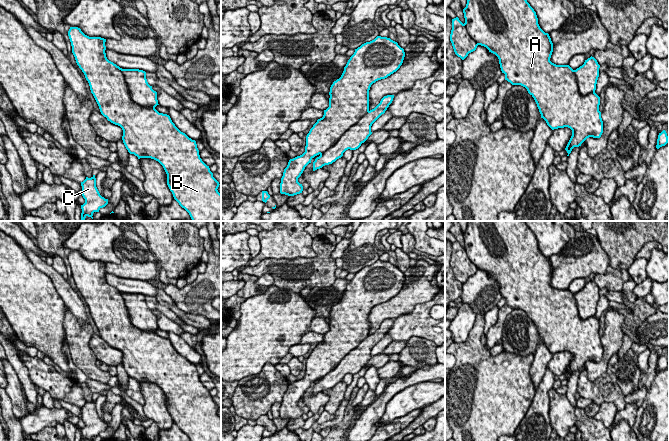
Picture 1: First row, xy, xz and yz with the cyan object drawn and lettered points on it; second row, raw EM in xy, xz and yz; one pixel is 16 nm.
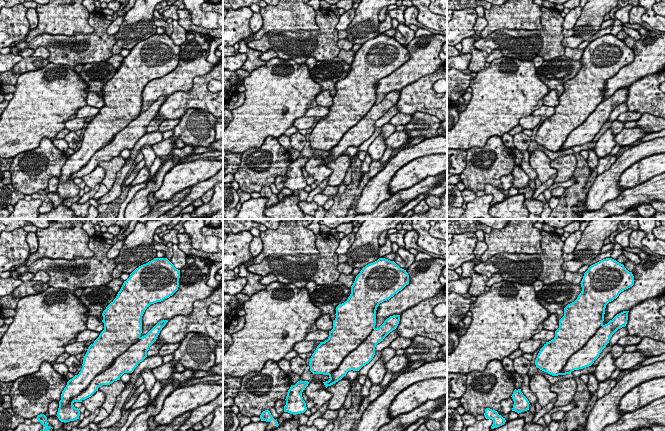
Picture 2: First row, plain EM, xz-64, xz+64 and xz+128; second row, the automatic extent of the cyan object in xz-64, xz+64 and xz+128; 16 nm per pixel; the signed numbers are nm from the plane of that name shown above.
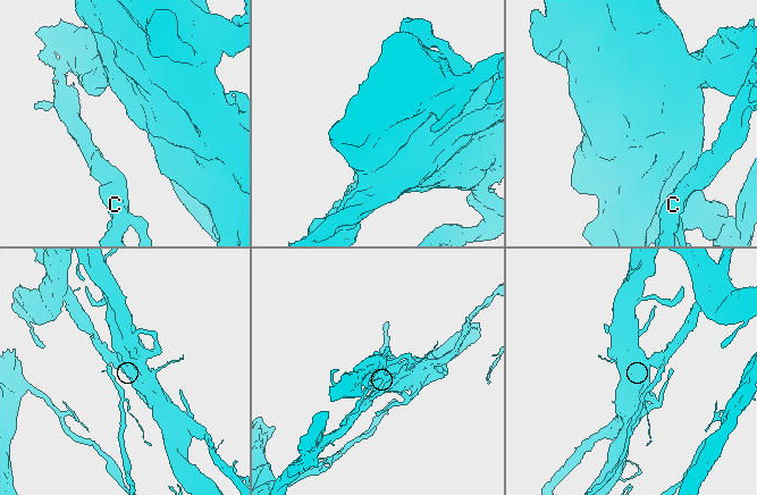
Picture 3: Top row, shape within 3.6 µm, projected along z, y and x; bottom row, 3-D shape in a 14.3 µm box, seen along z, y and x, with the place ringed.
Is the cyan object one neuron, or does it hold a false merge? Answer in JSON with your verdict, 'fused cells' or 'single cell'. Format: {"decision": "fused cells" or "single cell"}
{"decision": "fused cells"}

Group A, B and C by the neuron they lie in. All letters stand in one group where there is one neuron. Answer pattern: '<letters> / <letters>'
A B / C

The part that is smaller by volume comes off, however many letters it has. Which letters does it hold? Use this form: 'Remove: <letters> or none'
Remove: C

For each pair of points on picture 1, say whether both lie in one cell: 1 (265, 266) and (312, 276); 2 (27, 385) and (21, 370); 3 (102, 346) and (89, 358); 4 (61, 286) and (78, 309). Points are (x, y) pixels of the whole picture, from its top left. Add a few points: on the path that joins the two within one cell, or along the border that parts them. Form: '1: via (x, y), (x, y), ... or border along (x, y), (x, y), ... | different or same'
1: via (277, 268), (287, 274), (300, 274) | same
2: via (25, 381), (23, 374) | same
3: border along (92, 333), (89, 339), (89, 347), (97, 358) | different
4: via (66, 292), (73, 303) | same

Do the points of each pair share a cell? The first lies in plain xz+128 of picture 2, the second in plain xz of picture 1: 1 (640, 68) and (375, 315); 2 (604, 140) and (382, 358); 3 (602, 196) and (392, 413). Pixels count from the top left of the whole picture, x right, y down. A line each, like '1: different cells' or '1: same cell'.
1: same cell
2: different cells
3: different cells

